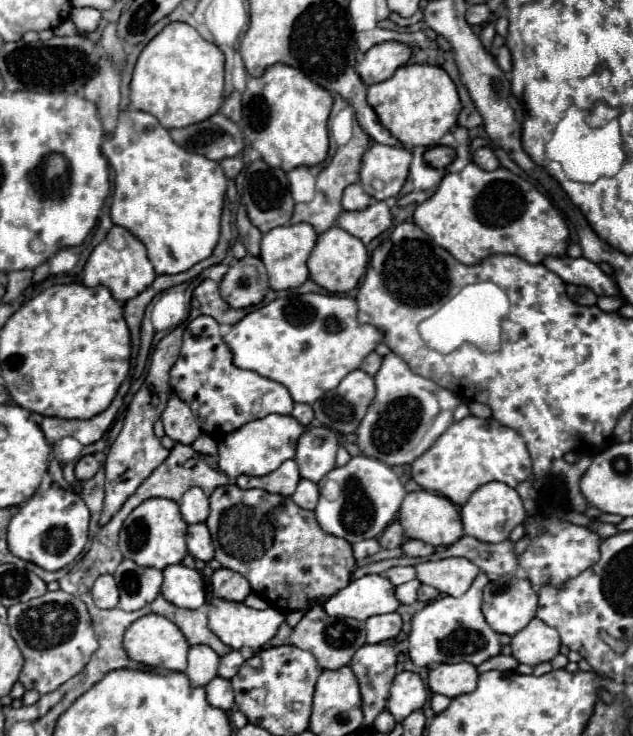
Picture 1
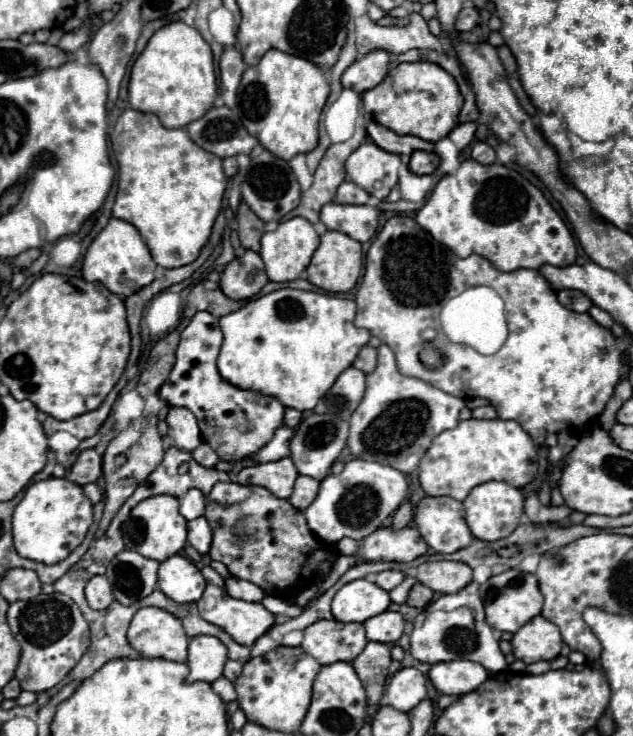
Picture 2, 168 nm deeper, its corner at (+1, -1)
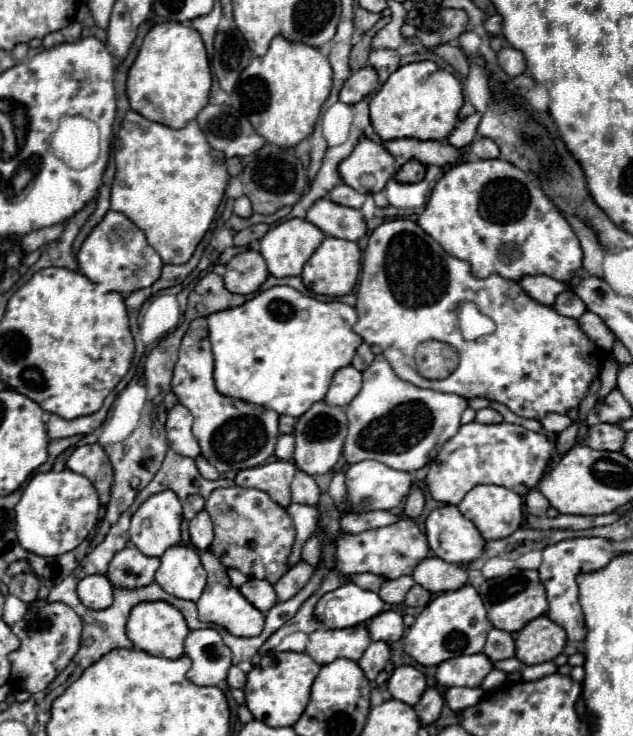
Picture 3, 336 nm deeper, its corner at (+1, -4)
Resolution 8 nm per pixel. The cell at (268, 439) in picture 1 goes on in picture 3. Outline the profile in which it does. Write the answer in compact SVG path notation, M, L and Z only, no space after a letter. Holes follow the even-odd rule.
M280 435L274 455L278 459L292 459L292 455L294 455L294 435Z

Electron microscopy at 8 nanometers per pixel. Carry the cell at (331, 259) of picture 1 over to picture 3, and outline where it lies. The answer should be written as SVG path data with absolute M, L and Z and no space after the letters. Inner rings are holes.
M326 237L320 247L312 253L312 257L308 259L308 263L304 265L302 271L302 281L304 285L316 293L316 295L326 295L326 297L342 297L346 293L350 293L358 281L358 273L360 273L360 249L354 241L346 241L346 239L336 239L336 237Z

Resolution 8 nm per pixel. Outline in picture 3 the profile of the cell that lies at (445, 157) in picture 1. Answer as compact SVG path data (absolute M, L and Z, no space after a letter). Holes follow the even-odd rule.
M412 159L400 167L400 171L396 173L396 179L400 183L418 183L424 179L424 175L426 175L426 167L420 161Z

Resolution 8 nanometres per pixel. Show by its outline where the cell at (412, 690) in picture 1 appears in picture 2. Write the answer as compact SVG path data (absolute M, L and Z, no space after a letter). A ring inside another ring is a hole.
M400 668L388 684L388 690L384 692L384 700L388 698L388 706L410 712L420 700L426 698L426 678L416 668Z

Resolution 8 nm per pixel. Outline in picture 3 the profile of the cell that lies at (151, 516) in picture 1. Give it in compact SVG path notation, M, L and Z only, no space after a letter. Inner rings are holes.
M160 491L146 499L132 517L130 541L148 557L160 557L168 547L180 543L180 523L182 523L182 503L174 491Z

